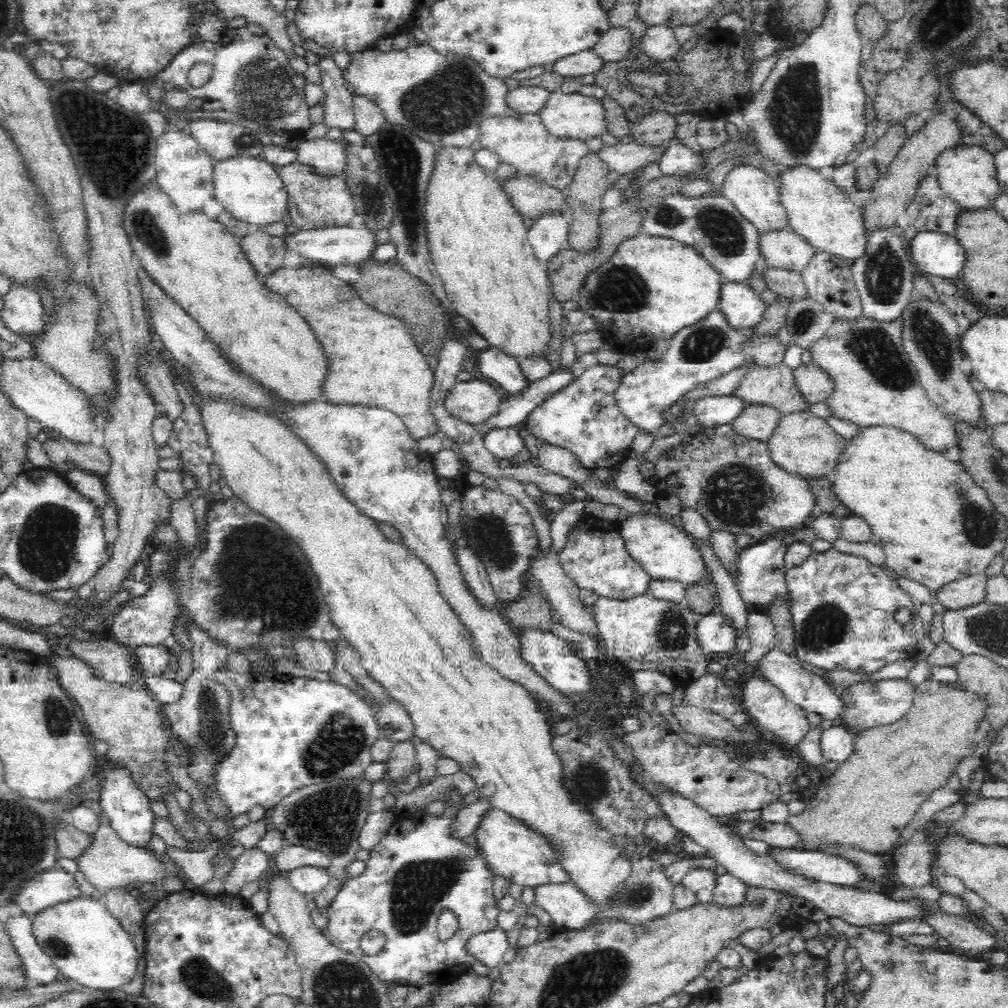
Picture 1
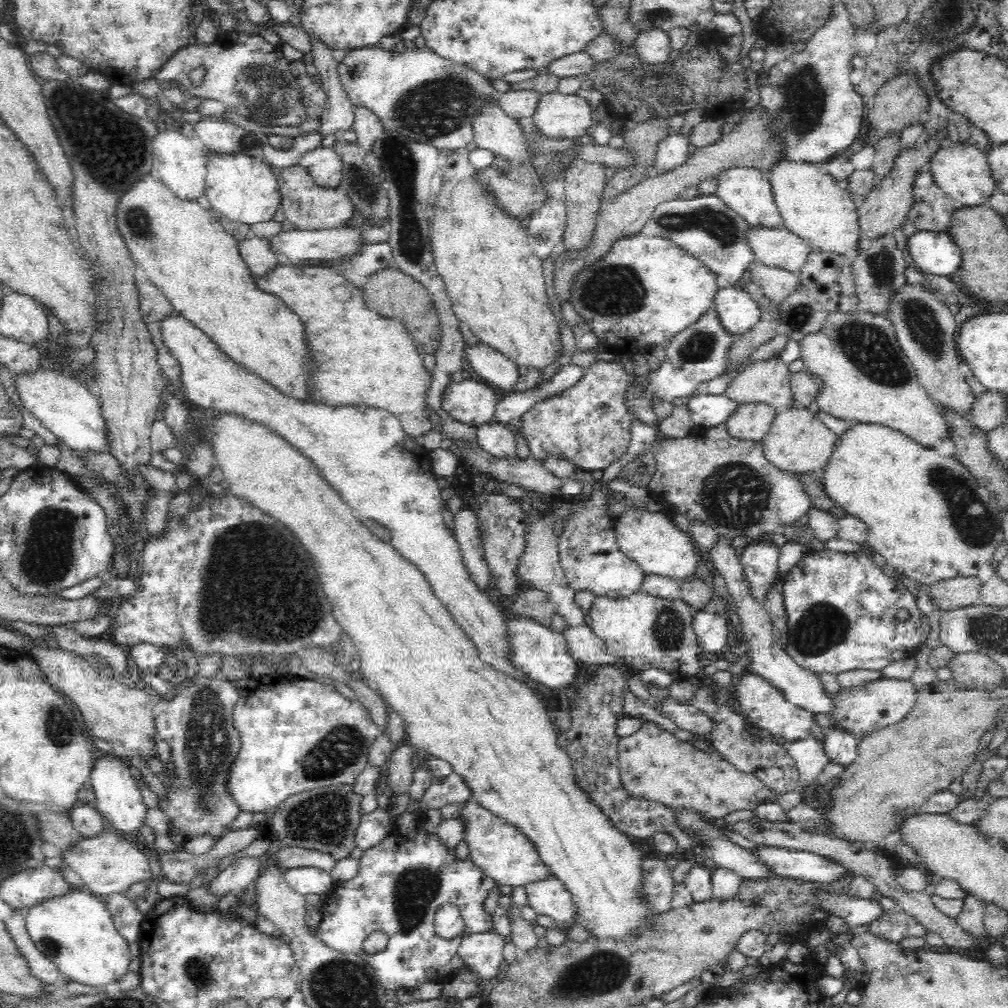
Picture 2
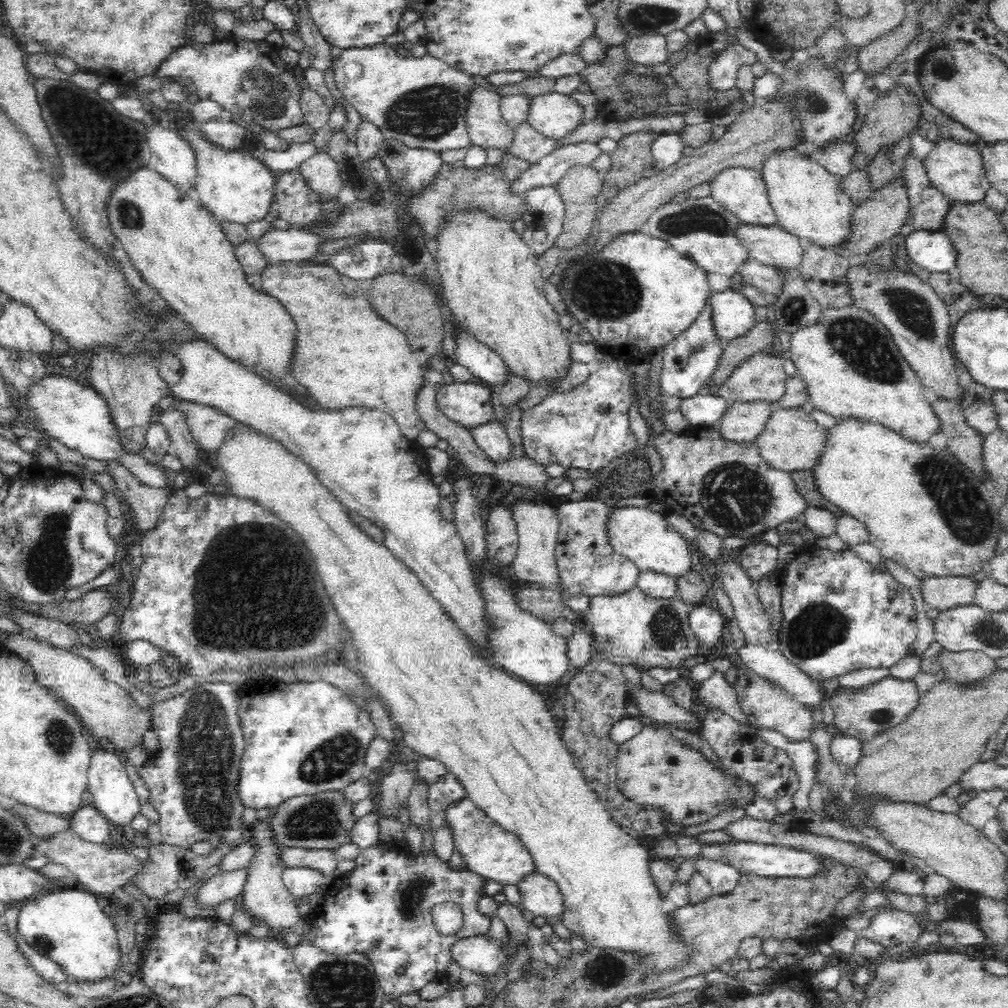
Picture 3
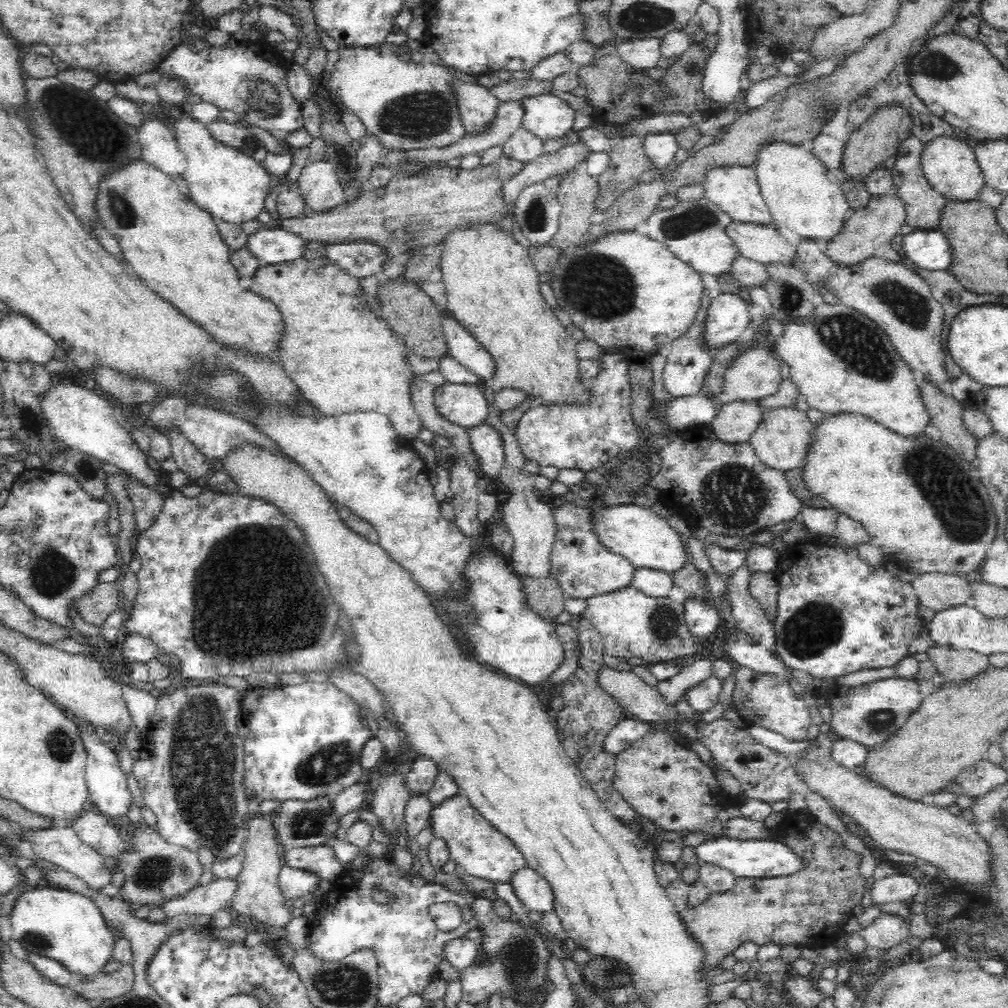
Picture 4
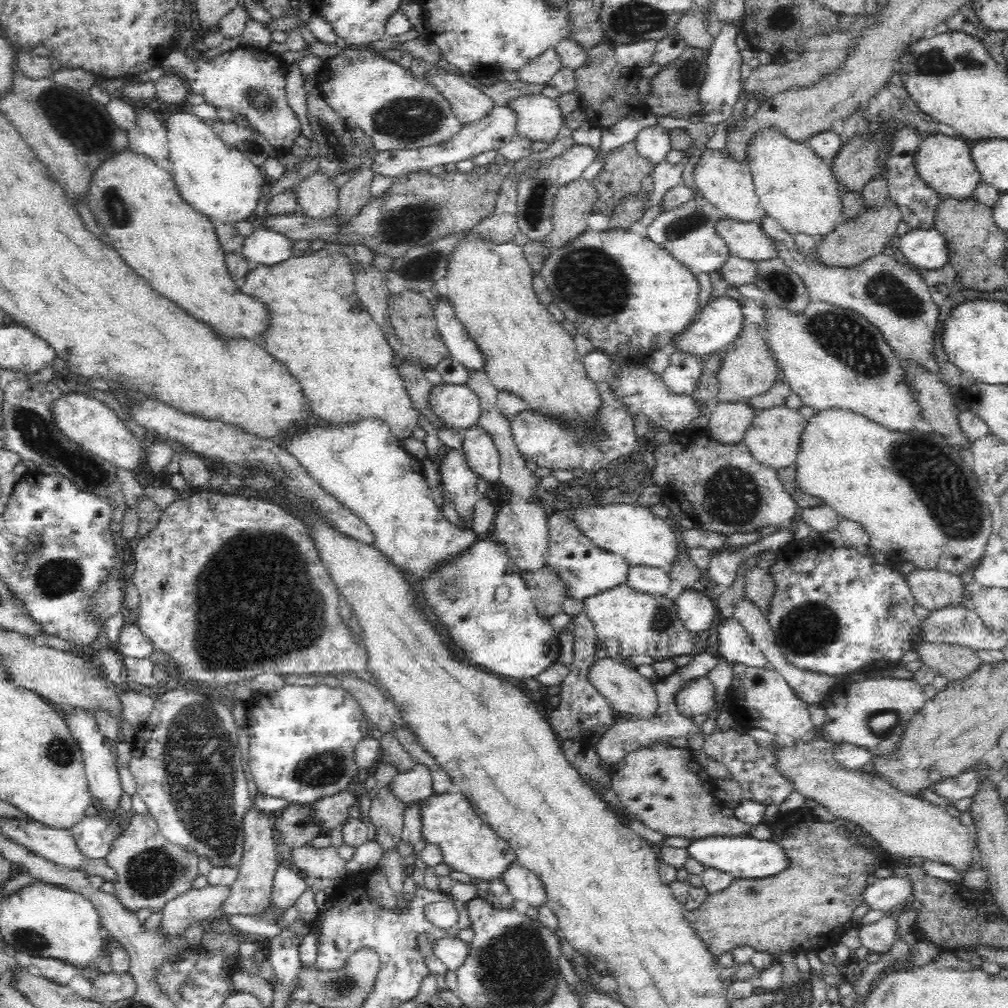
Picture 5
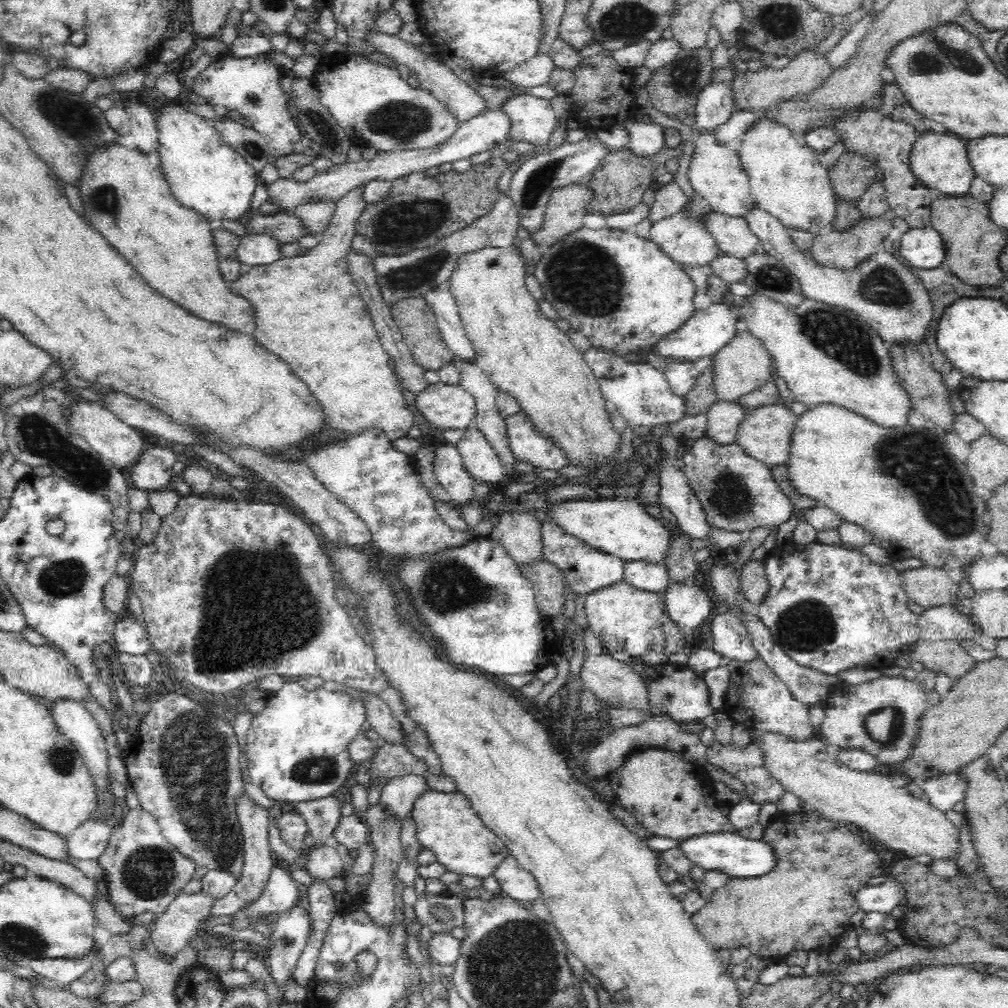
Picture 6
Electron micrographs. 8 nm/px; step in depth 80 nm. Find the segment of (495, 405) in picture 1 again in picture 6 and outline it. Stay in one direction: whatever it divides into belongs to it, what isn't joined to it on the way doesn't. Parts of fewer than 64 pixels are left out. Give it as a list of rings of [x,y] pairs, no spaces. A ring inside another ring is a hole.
[[[441,383],[428,386],[416,397],[413,410],[424,426],[442,431],[465,430],[477,414],[476,400],[467,390]]]

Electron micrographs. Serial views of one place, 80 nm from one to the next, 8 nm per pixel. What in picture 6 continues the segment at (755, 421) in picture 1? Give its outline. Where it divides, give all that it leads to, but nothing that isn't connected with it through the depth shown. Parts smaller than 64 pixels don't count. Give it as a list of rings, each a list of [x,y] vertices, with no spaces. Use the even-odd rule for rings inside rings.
[[[718,400],[706,414],[706,437],[720,445],[737,443],[738,430],[748,416],[739,402]]]

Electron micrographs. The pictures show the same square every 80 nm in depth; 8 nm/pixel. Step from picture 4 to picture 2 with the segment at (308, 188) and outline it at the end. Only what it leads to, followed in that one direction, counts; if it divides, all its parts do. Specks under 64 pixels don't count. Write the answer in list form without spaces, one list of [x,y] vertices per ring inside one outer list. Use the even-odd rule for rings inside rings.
[[[320,145],[314,150],[308,150],[300,156],[299,165],[308,169],[308,173],[315,178],[319,186],[327,188],[336,188],[341,185],[342,157],[338,155],[336,149],[324,148]]]

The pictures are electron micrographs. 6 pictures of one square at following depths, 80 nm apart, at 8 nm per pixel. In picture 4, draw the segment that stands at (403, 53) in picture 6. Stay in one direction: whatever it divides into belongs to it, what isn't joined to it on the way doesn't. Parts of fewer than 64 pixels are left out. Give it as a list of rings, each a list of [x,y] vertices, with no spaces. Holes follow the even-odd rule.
[[[452,80],[452,89],[458,97],[458,109],[468,136],[480,136],[492,128],[496,120],[496,110],[501,103],[490,89],[479,84]]]

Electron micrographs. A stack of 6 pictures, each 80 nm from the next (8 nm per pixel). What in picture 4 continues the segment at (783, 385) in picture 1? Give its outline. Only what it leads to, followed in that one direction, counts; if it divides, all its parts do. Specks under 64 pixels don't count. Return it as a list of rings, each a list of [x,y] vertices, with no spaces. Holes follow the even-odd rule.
[[[752,344],[744,348],[744,354],[732,360],[730,368],[726,370],[721,392],[715,397],[724,406],[737,401],[762,401],[775,396],[780,391],[782,382],[781,363],[770,346],[753,346]]]

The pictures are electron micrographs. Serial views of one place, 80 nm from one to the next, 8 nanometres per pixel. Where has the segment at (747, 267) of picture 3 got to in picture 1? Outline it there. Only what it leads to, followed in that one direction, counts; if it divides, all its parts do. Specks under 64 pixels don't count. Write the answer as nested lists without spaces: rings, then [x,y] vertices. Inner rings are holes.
[[[770,267],[764,272],[764,279],[768,289],[777,295],[791,298],[793,302],[809,298],[801,273]]]

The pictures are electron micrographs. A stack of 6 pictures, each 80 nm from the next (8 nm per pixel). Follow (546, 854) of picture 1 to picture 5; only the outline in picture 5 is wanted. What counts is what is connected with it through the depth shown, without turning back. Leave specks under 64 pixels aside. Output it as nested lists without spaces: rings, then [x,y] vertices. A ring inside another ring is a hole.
[[[455,790],[442,796],[433,794],[423,802],[422,835],[430,844],[442,848],[444,864],[450,870],[489,883],[491,880],[502,879],[502,876],[517,862],[517,854],[507,840],[498,836],[494,829],[486,824],[472,808],[468,797]]]

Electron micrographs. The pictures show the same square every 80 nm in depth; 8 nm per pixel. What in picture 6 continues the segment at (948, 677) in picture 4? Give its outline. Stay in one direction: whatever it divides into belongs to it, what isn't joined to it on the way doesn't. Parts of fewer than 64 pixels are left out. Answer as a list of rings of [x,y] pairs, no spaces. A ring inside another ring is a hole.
[[[919,638],[912,646],[909,653],[914,662],[920,662],[923,667],[934,674],[946,674],[953,682],[970,672],[977,666],[977,662],[958,644],[957,640],[922,640]]]

